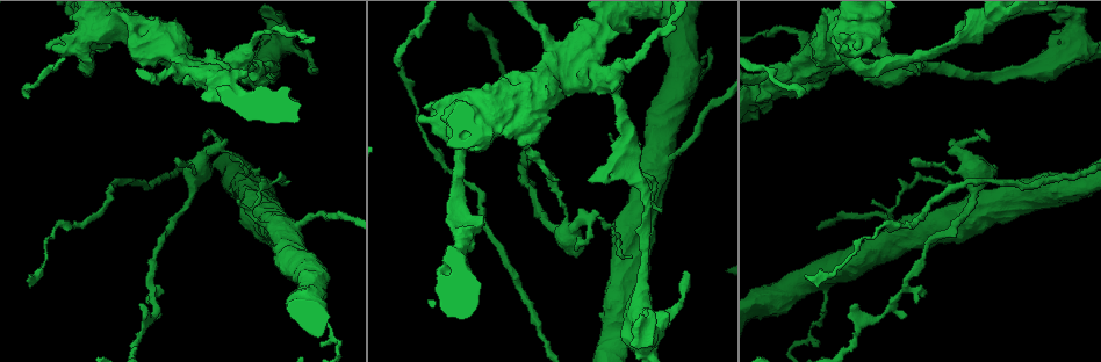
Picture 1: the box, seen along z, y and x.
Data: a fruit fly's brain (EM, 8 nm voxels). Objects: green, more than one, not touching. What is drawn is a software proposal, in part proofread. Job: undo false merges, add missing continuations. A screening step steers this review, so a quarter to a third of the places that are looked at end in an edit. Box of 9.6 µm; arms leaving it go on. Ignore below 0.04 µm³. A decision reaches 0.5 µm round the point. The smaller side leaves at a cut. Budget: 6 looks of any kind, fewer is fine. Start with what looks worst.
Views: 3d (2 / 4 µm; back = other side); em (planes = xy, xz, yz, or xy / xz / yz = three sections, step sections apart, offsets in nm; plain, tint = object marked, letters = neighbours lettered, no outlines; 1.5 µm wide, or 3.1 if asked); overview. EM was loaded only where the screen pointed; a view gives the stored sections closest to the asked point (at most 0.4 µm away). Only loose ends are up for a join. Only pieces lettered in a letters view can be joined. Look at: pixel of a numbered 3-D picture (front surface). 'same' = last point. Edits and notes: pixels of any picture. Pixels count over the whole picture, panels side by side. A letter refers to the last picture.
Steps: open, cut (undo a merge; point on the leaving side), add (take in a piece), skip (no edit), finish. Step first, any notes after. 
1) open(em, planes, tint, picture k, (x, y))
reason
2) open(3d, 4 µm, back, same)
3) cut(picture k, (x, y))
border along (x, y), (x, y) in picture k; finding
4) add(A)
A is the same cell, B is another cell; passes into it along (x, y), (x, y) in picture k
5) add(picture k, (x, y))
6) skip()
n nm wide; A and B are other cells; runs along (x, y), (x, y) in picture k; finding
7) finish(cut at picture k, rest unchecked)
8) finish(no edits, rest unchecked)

open(em, xy, step 4, tint, picture 1, (628, 33))
branch stops here

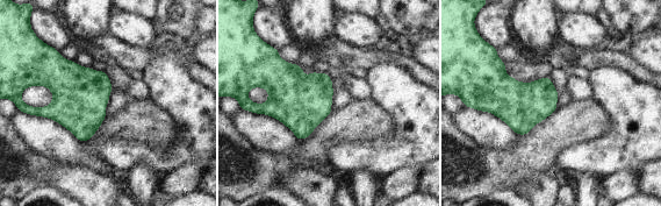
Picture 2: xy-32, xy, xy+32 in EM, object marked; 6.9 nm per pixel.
open(em, planes, tint, same)
cut it another way

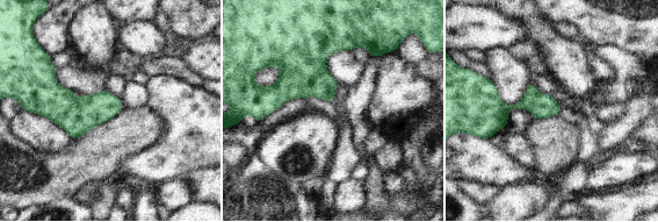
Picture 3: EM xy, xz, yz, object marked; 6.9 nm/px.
open(em, planes, letters, same)

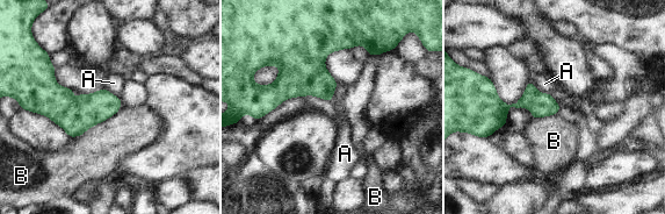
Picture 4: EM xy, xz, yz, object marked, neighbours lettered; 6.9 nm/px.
skip()
A and B are other cells; border along (121, 108), (71, 138) in picture 4; no lettered piece goes on from it

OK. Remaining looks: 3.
open(em, planes, letters, picture 1, (297, 229))
calibre changes

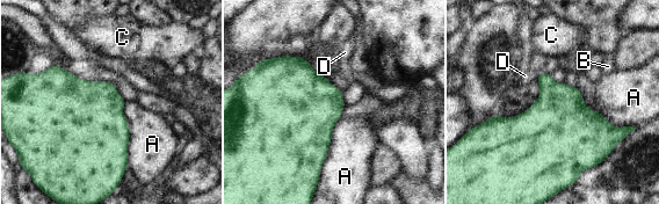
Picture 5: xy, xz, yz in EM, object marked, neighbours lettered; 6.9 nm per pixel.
skip()
A, B, C and D are other cells; border along (577, 87), (610, 124), (634, 128) in picture 5; all the same cell

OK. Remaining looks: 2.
open(3d, 4 µm, picture 1, (555, 181))
an open end

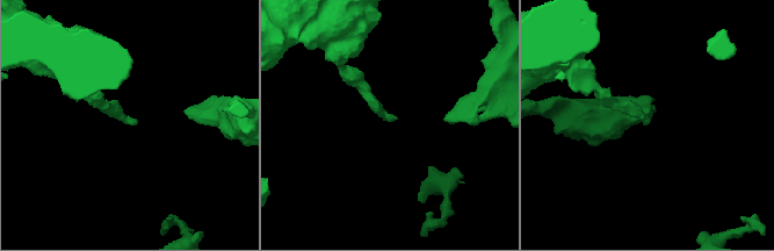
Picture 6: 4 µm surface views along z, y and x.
open(em, planes, letters, picture 6, (394, 120))
shape alone is not enough

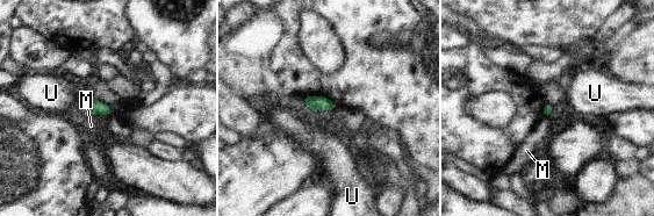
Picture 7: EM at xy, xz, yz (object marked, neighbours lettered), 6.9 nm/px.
skip()
M and U are other cells; border along (86, 114), (94, 115) in picture 7; none of them fits

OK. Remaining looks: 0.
finish(no edits, rest unchecked)

